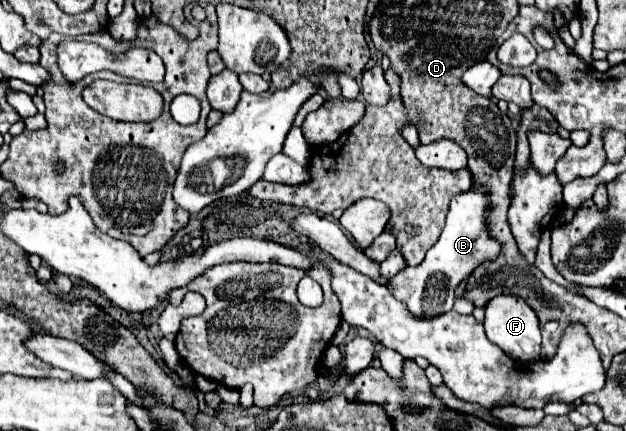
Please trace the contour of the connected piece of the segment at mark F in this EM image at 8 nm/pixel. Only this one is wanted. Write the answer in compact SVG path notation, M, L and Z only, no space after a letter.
M497 295L485 307L485 333L491 343L499 345L511 359L519 363L539 361L541 347L540 323L535 311L517 295Z

